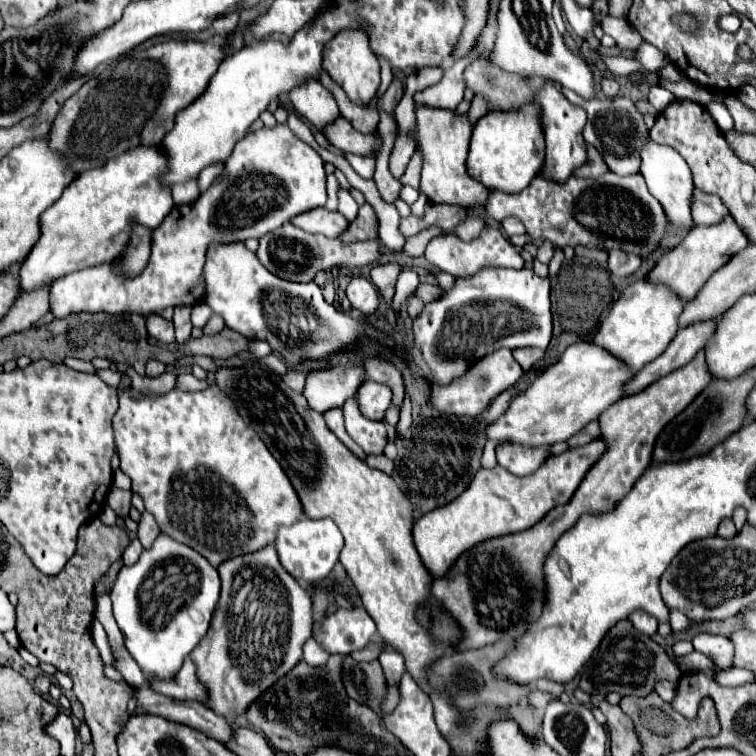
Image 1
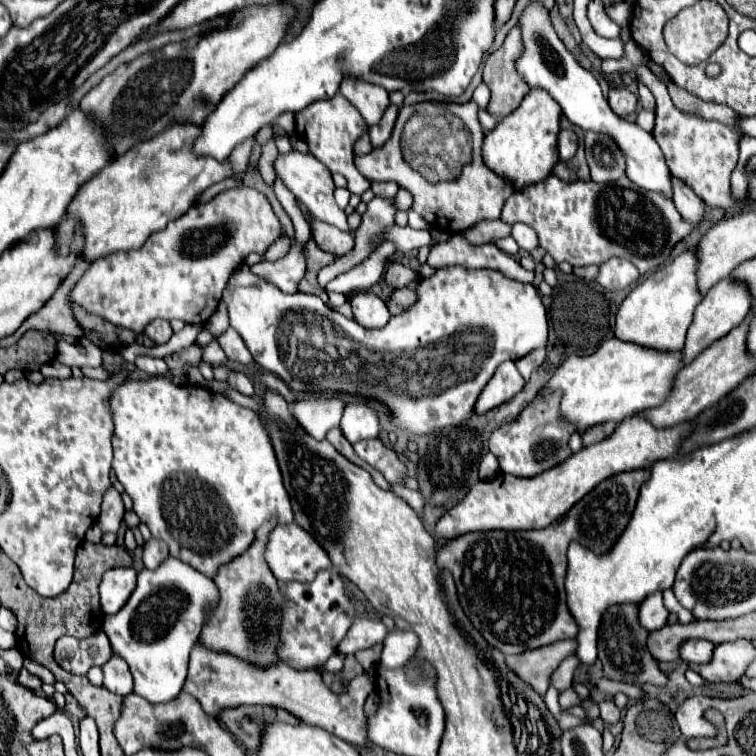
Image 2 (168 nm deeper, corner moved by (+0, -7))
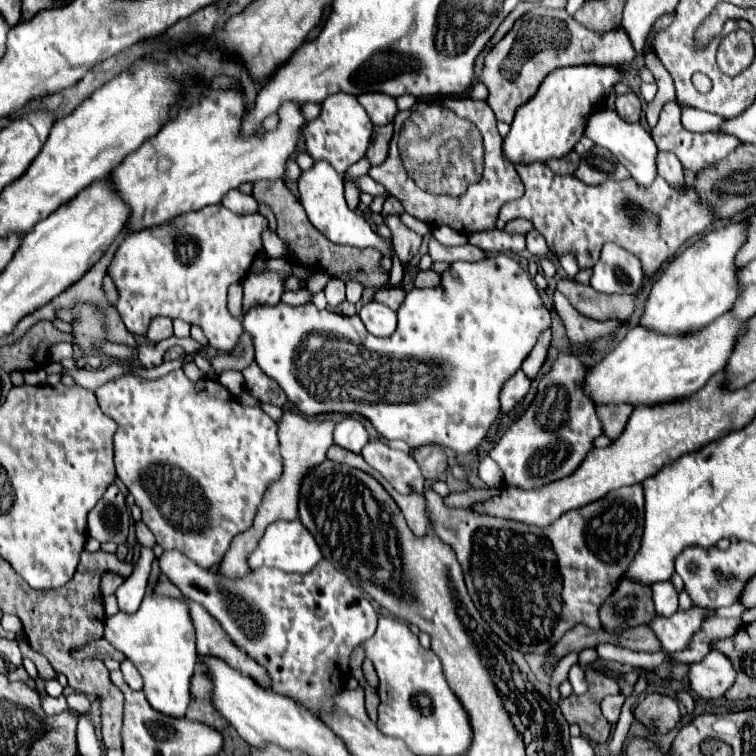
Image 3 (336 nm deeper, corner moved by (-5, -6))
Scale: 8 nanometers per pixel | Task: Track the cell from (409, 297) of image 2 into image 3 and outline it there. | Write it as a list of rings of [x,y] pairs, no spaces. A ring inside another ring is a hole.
[[[390,287],[390,289],[380,289],[374,293],[374,301],[382,303],[382,305],[388,305],[390,309],[398,309],[404,301],[404,289],[398,289],[398,287]]]

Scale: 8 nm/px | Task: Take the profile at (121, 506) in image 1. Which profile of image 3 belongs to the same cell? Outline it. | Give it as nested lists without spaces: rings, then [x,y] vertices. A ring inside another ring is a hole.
[[[138,521],[138,523],[136,523],[136,537],[138,537],[138,543],[140,543],[142,547],[152,549],[152,547],[156,545],[156,539],[154,539],[152,531],[150,531],[142,521]]]

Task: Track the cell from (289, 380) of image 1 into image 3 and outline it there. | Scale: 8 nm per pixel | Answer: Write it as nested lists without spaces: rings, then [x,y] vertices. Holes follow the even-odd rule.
[[[256,363],[250,365],[250,369],[244,369],[242,375],[248,383],[248,393],[260,403],[270,403],[276,407],[286,405],[286,395],[282,393],[282,389],[278,389],[278,385],[274,385],[274,381],[270,381],[270,377],[266,377]]]

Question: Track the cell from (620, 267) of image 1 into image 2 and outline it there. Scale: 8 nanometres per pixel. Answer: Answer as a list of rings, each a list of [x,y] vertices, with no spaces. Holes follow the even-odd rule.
[[[609,258],[607,262],[603,262],[597,276],[597,282],[609,292],[625,290],[637,280],[639,280],[637,268],[629,260],[623,260],[623,258]]]

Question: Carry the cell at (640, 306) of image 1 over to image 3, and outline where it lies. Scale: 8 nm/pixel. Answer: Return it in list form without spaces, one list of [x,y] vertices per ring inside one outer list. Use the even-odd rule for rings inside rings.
[[[734,221],[726,227],[714,229],[670,261],[650,291],[640,325],[658,333],[680,335],[702,329],[722,313],[730,311],[738,297],[740,267],[736,265],[736,255],[746,243],[746,225],[746,221]]]

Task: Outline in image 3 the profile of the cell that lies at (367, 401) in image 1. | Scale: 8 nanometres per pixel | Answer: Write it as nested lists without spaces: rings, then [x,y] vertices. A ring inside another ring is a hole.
[[[344,417],[342,421],[336,423],[334,445],[342,447],[346,451],[352,451],[352,453],[360,453],[366,443],[368,443],[368,433],[358,419]]]

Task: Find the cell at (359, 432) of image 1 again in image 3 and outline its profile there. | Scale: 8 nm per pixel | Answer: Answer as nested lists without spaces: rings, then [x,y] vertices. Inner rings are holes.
[[[376,439],[366,443],[366,447],[362,449],[362,457],[398,493],[410,495],[424,491],[424,477],[420,473],[420,467],[408,453],[394,451],[386,443]]]

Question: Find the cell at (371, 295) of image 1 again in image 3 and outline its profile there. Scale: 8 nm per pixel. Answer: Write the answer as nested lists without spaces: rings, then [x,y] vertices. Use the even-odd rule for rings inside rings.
[[[370,301],[362,307],[358,315],[374,337],[390,337],[396,329],[396,313],[382,303]]]

